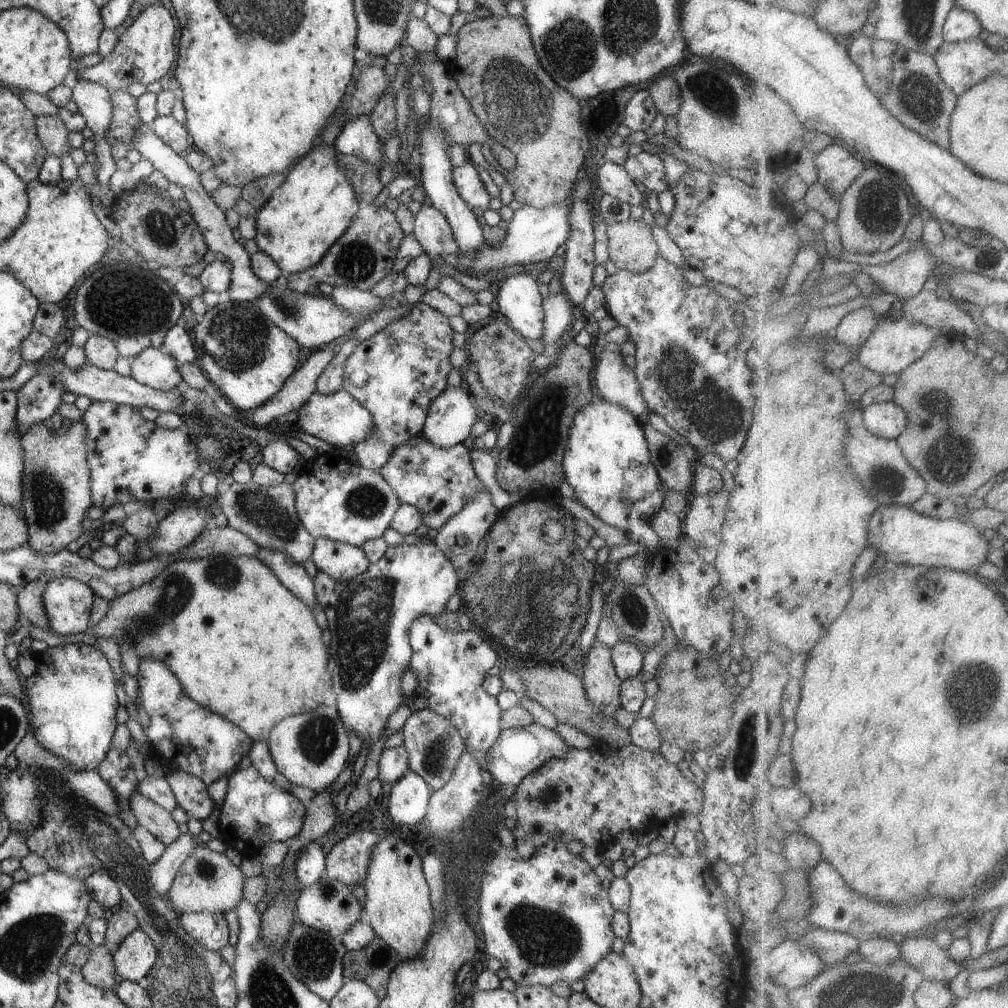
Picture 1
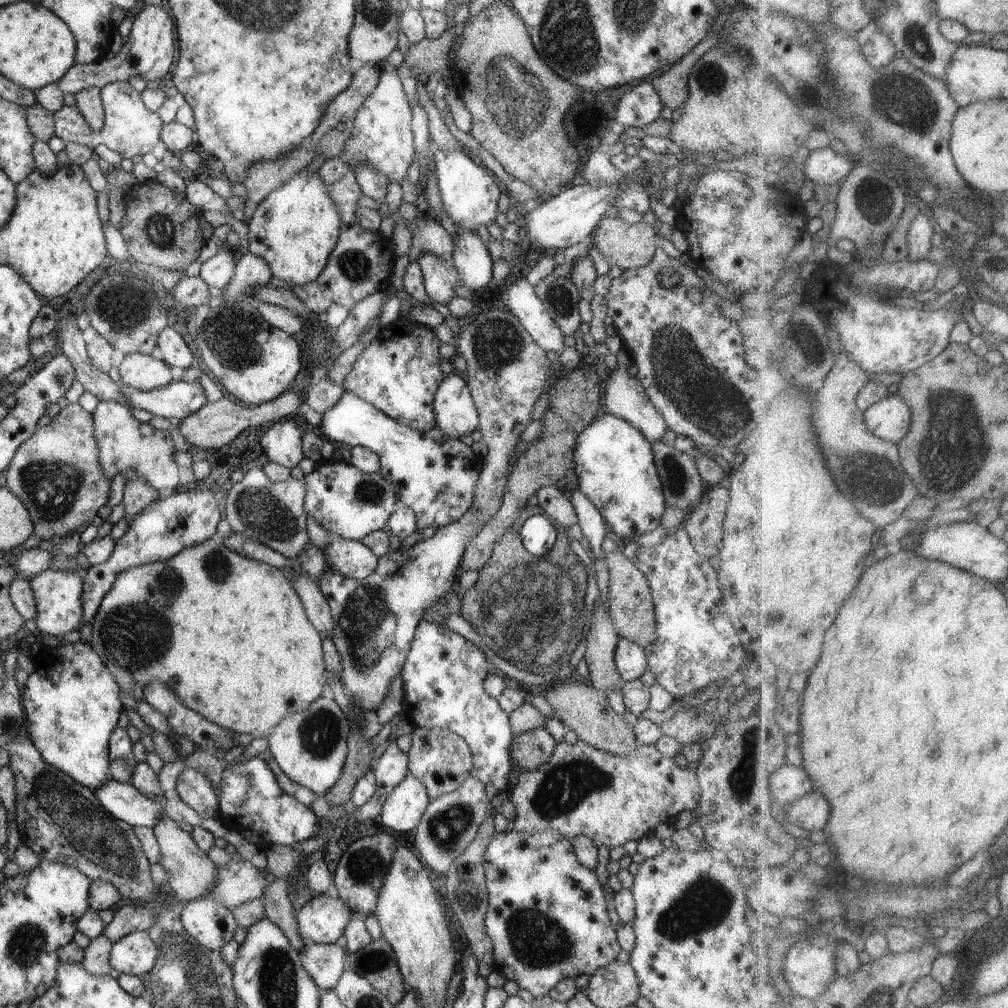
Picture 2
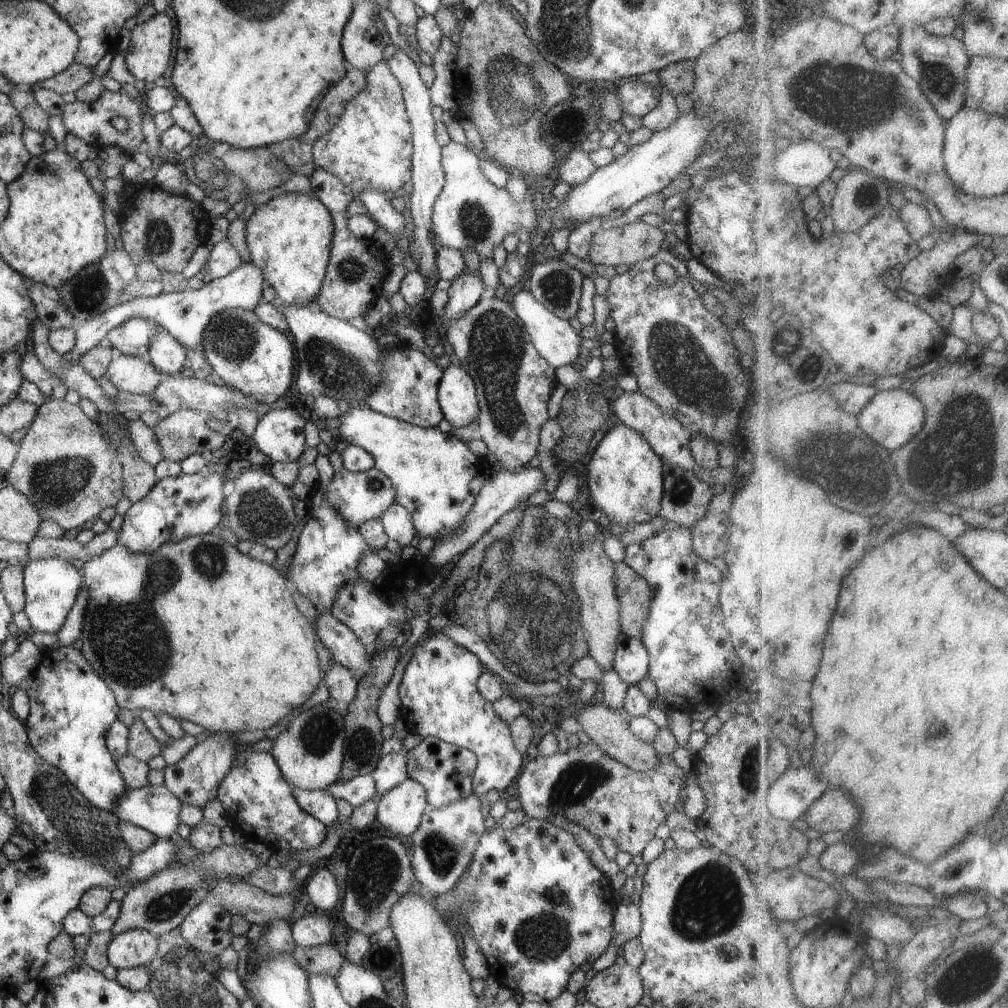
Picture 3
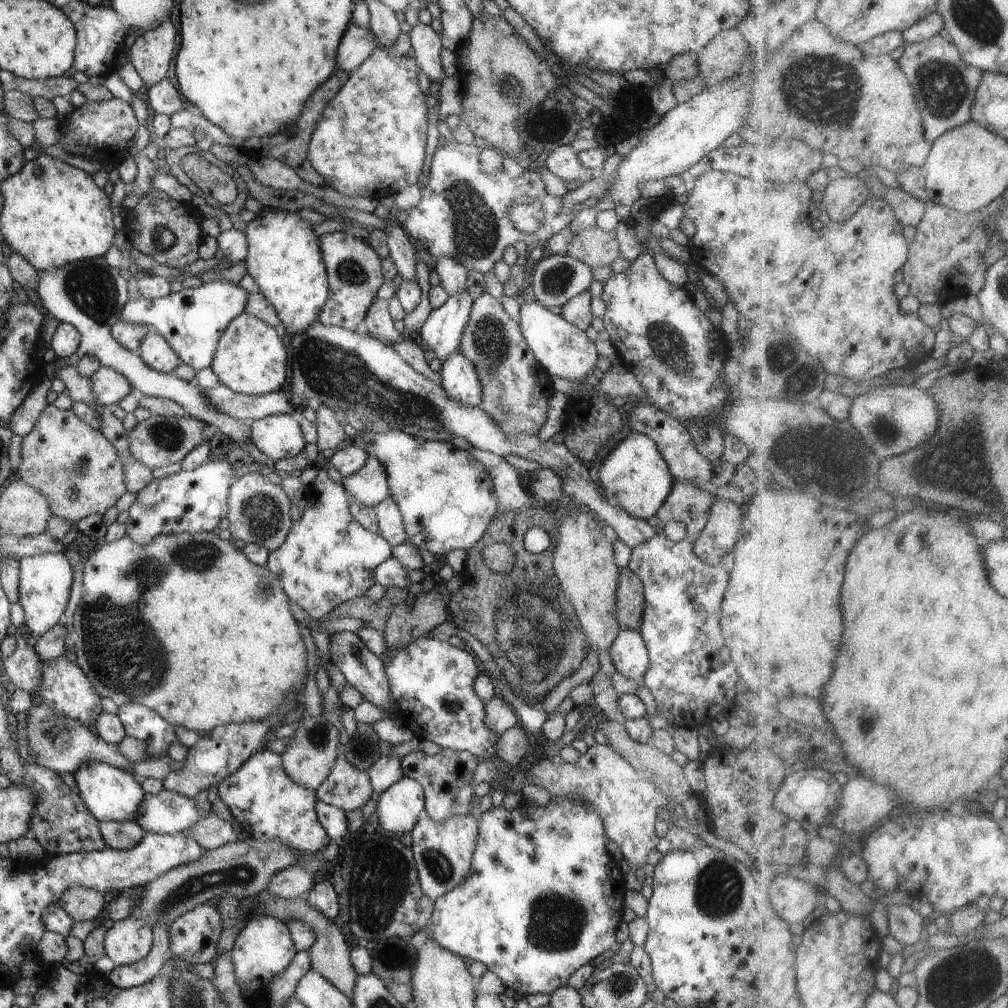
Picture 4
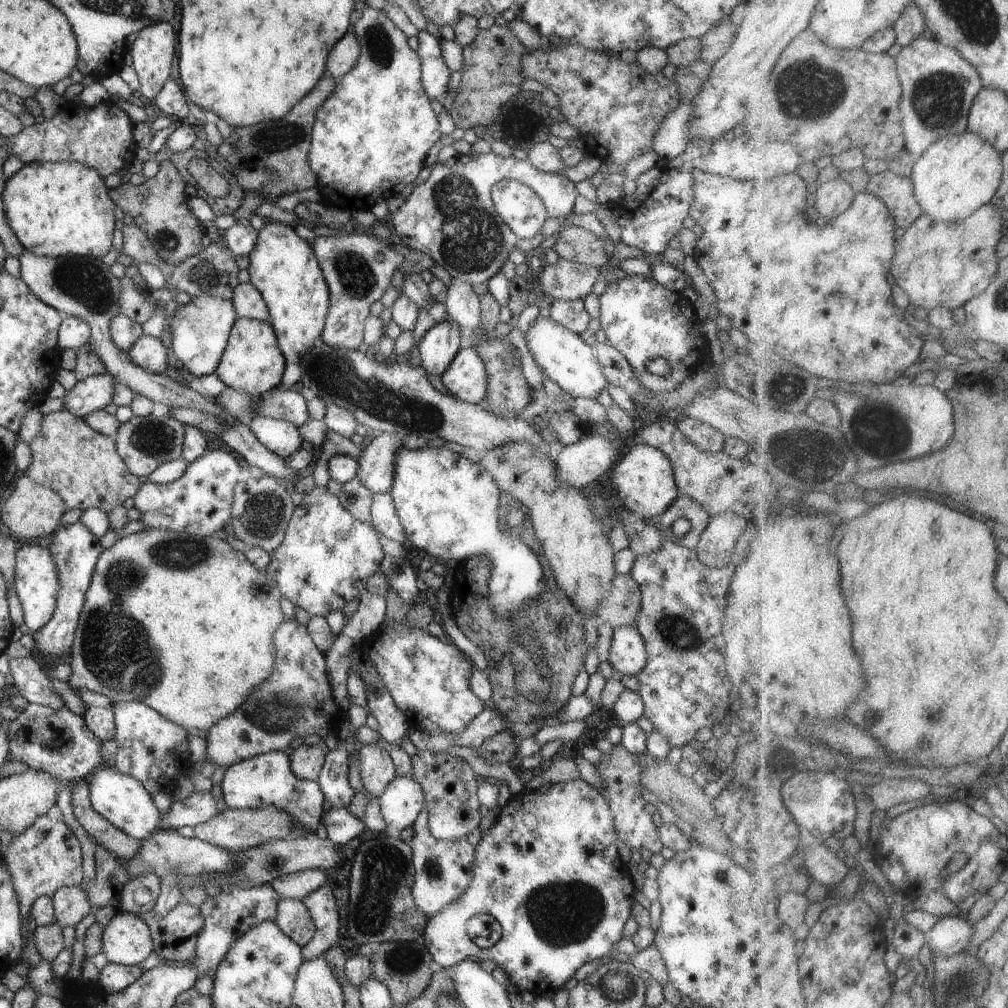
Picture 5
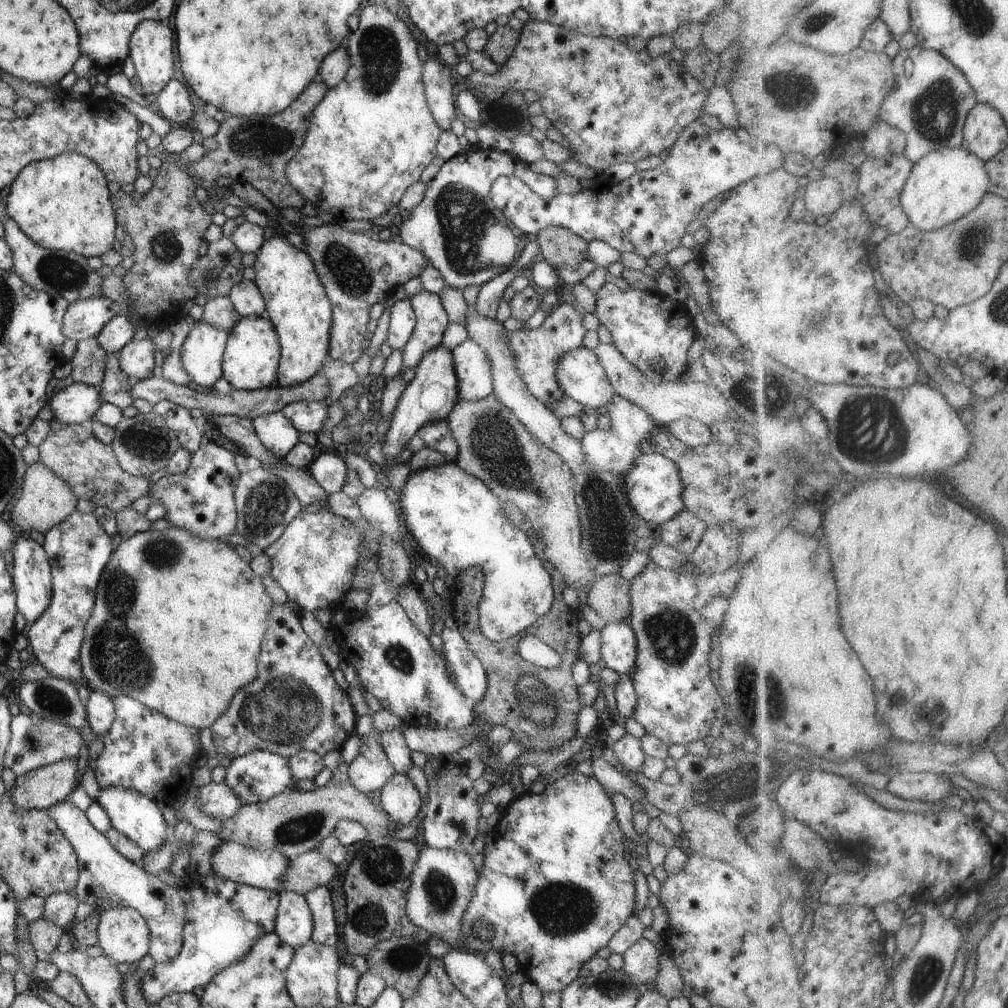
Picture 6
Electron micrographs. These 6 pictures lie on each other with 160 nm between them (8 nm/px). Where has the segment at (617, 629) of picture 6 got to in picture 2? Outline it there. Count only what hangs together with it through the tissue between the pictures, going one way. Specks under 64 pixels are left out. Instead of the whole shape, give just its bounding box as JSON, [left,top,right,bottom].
[614,639,649,682]

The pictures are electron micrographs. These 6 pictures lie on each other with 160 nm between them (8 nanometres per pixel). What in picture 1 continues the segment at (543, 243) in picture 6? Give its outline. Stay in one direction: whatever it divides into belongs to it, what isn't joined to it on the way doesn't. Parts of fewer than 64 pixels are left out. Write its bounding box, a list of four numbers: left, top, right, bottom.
[608,218,660,273]

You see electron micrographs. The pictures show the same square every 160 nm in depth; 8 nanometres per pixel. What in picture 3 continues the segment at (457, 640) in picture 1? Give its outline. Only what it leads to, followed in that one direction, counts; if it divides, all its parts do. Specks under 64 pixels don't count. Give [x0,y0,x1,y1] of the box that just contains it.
[399,634,522,798]

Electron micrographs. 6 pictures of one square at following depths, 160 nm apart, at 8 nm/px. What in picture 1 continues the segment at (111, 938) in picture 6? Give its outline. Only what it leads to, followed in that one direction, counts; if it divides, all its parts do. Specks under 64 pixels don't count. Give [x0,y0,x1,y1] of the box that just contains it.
[113,928,158,983]

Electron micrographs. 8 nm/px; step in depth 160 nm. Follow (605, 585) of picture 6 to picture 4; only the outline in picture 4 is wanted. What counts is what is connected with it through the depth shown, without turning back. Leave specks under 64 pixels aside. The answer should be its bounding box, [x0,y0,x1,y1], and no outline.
[616,568,644,631]

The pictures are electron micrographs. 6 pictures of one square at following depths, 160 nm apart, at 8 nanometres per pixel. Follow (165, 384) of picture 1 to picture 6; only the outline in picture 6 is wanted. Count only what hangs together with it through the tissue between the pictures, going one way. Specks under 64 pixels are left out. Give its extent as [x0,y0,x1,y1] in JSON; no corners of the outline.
[46,382,103,424]

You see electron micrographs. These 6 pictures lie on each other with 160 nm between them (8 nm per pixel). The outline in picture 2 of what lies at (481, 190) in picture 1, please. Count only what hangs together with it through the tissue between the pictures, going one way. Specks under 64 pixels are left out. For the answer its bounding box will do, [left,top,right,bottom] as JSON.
[433,146,502,232]

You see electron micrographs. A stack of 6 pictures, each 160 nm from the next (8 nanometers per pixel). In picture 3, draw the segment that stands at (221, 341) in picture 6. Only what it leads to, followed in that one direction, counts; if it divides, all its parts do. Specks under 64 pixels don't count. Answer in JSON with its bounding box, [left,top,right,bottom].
[64,262,266,362]

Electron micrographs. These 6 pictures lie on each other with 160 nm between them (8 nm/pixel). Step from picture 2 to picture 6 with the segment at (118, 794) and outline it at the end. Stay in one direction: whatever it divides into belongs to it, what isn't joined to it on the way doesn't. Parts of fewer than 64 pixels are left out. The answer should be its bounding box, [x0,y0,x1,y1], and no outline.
[196,781,243,821]

